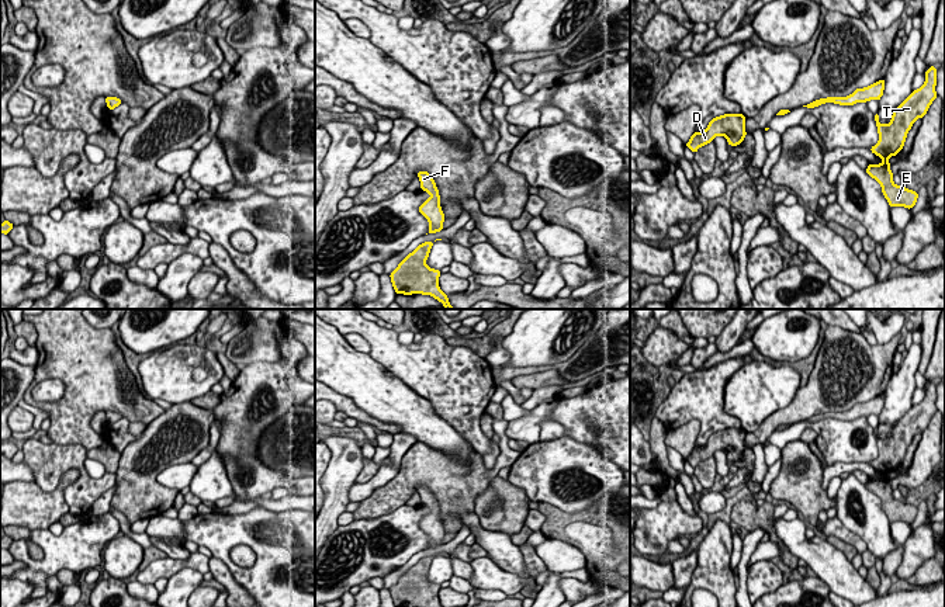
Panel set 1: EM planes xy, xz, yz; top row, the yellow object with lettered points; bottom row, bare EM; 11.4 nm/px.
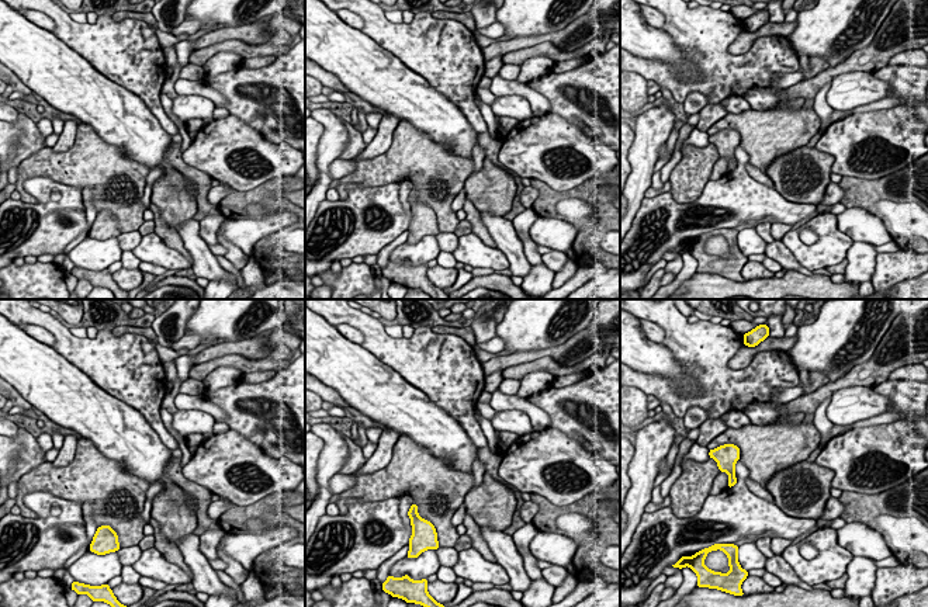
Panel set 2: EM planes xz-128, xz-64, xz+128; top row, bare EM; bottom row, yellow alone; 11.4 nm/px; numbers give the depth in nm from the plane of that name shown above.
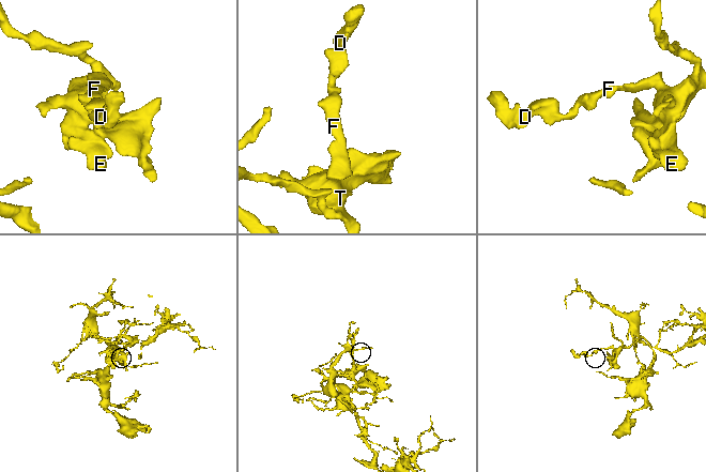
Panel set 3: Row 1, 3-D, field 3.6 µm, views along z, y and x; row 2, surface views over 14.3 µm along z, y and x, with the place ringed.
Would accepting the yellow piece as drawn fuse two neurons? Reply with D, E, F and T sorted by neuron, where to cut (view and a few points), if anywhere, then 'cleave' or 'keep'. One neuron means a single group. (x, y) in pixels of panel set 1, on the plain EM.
D E F T; no cut; keep

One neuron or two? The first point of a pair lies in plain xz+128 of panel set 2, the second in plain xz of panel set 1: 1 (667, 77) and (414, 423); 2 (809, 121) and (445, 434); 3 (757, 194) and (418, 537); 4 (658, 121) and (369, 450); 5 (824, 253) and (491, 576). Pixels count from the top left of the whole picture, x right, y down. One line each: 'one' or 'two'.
1: two
2: two
3: one
4: two
5: one

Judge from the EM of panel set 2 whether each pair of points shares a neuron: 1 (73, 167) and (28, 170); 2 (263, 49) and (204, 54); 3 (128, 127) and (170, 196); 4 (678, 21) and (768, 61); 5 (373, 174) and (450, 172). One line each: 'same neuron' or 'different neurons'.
1: same neuron
2: same neuron
3: different neurons
4: same neuron
5: same neuron

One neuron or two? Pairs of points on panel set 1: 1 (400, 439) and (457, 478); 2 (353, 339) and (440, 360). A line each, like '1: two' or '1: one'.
1: two
2: two

